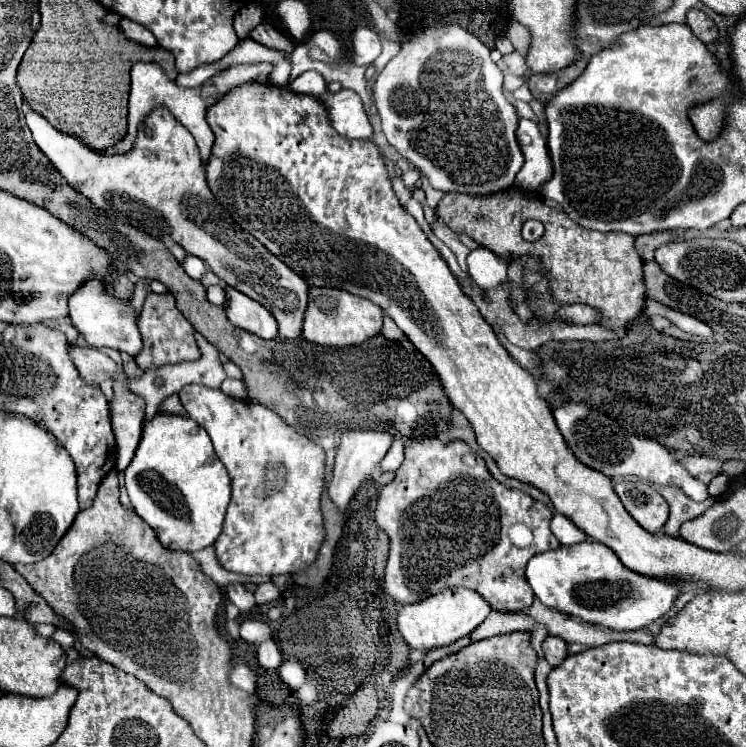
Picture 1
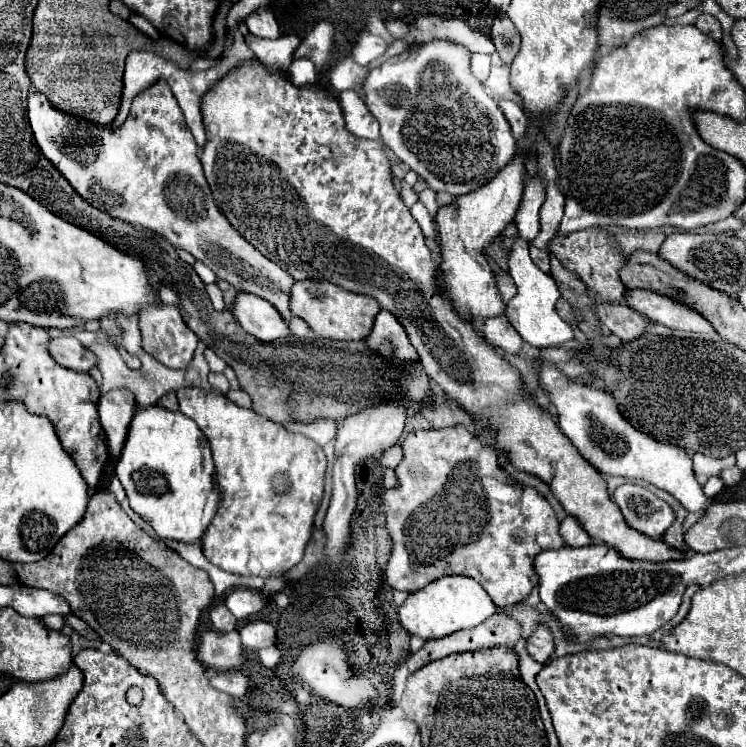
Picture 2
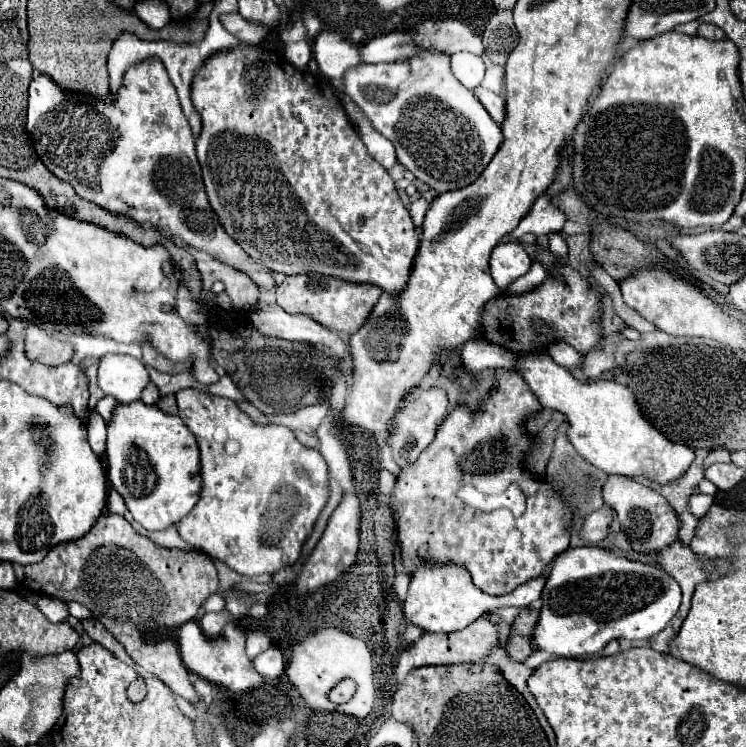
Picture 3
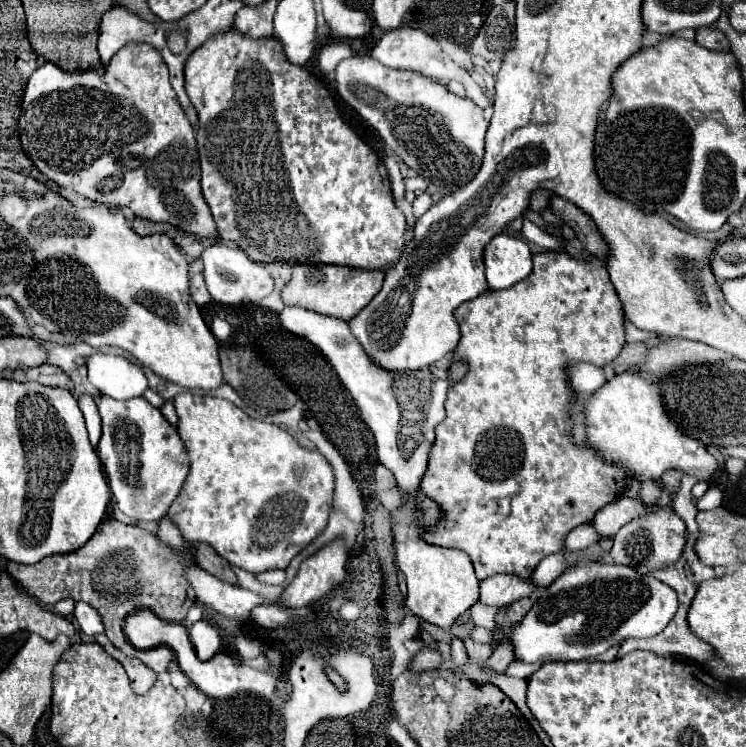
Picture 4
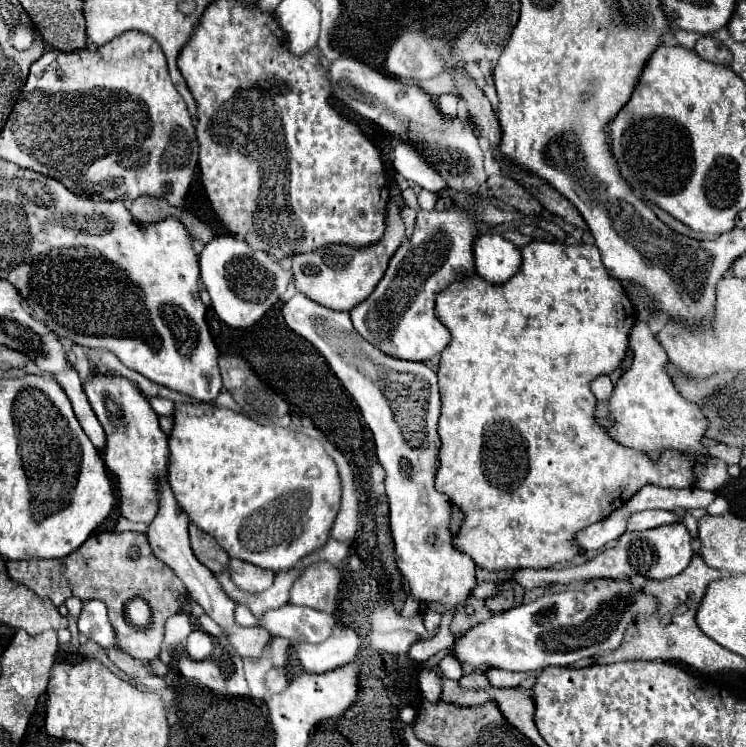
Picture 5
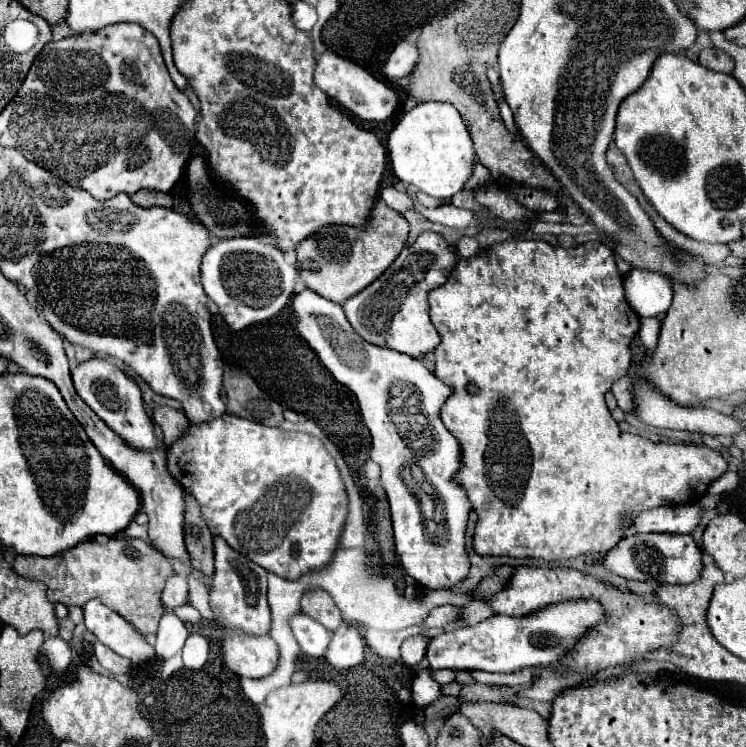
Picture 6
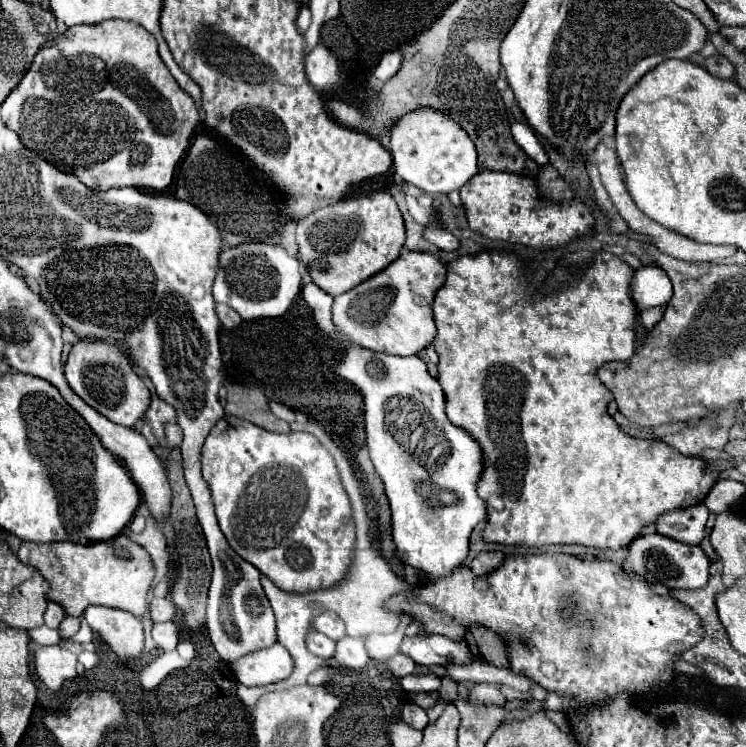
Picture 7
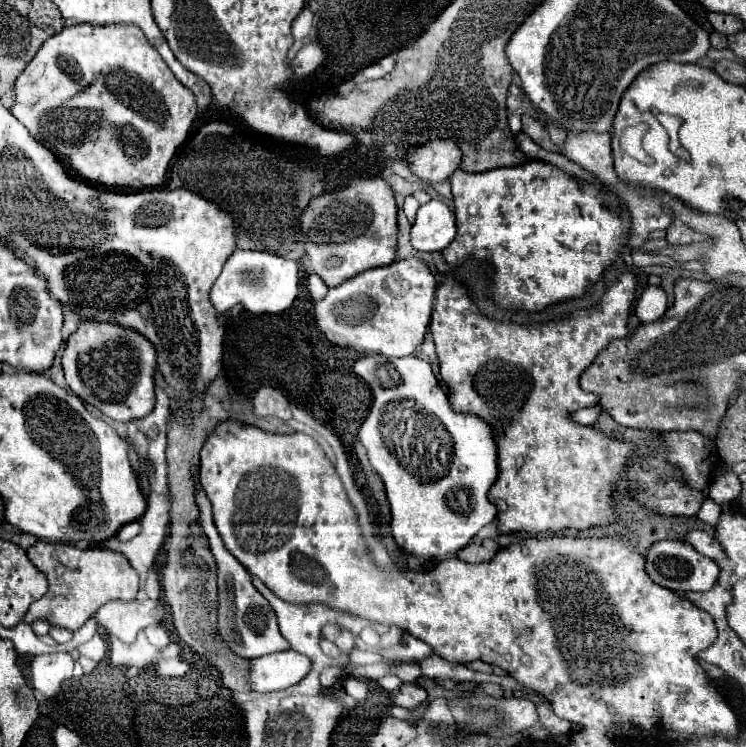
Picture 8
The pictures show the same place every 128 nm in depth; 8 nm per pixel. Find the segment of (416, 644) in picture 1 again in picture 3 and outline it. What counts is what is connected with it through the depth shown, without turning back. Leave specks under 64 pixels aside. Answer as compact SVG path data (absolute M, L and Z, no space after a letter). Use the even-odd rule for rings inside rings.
M422 562L412 572L408 596L404 602L404 616L408 618L408 622L420 626L426 632L456 632L456 630L466 628L468 622L474 622L488 610L494 610L500 606L520 606L520 608L530 606L534 600L540 598L544 582L546 582L546 576L540 574L538 578L532 578L524 582L522 586L518 586L512 594L490 596L474 586L472 576L464 566Z

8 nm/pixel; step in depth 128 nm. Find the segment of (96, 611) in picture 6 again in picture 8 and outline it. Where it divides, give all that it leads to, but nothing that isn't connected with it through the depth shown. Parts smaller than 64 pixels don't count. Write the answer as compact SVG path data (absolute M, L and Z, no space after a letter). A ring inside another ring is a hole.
M110 600L94 614L98 624L122 642L134 642L142 628L158 624L162 616L164 606L156 600Z

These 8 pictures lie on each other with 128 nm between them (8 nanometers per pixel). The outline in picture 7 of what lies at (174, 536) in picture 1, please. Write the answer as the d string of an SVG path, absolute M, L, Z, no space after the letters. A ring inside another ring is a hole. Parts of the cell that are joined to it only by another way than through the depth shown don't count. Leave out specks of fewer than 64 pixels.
M82 338L78 340L64 366L64 376L70 388L94 410L102 416L110 418L116 424L132 428L136 420L144 416L150 406L150 390L142 382L142 378L134 372L132 358L128 352L126 342L122 340L102 340L102 338Z

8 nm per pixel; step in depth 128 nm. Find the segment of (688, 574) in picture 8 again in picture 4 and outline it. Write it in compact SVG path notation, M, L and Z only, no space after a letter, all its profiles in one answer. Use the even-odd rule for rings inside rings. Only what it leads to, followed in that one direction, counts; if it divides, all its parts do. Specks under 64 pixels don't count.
M658 508L654 514L634 520L632 524L618 530L614 536L614 546L610 550L610 562L630 568L644 566L646 570L660 570L674 566L686 546L686 526L684 522L668 508ZM498 574L480 582L480 602L496 608L502 608L518 598L532 596L532 592L536 592L534 582L516 574Z

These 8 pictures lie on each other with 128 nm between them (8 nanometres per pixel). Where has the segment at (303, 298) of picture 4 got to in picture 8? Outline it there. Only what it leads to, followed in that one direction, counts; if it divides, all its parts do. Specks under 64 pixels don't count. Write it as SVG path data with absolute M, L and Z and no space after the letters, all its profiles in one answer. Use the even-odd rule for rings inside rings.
M354 176L340 190L316 196L302 216L304 248L312 270L326 282L338 286L346 278L396 258L396 202L392 186L380 176Z

